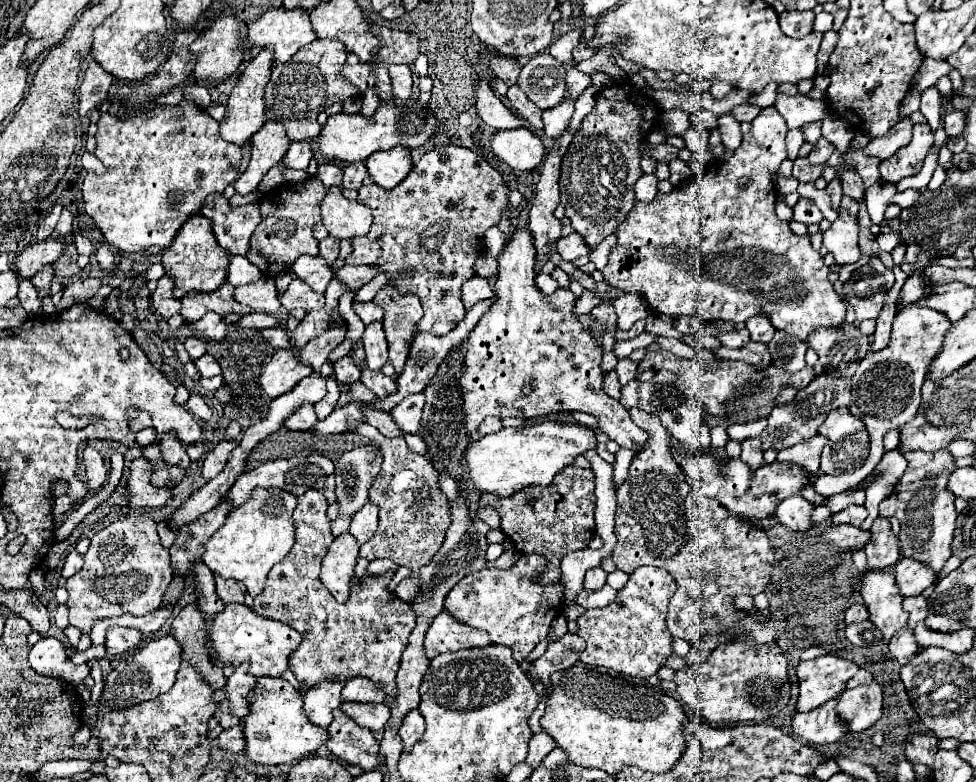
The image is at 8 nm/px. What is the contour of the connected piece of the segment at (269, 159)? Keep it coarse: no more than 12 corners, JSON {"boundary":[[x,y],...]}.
{"boundary":[[268,120],[252,138],[252,158],[234,182],[238,194],[262,176],[288,152],[280,122]]}

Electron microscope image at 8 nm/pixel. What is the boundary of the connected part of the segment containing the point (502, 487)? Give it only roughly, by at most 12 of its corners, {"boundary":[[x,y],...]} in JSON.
{"boundary":[[572,422],[502,428],[466,450],[480,492],[550,486],[596,432]]}

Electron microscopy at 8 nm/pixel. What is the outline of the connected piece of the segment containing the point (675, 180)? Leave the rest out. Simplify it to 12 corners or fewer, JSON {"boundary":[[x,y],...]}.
{"boundary":[[680,158],[670,162],[674,186],[692,180],[692,170]]}

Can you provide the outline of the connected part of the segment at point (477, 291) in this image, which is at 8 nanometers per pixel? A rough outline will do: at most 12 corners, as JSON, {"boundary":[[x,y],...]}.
{"boundary":[[474,276],[462,286],[462,302],[470,310],[492,298],[490,282]]}

